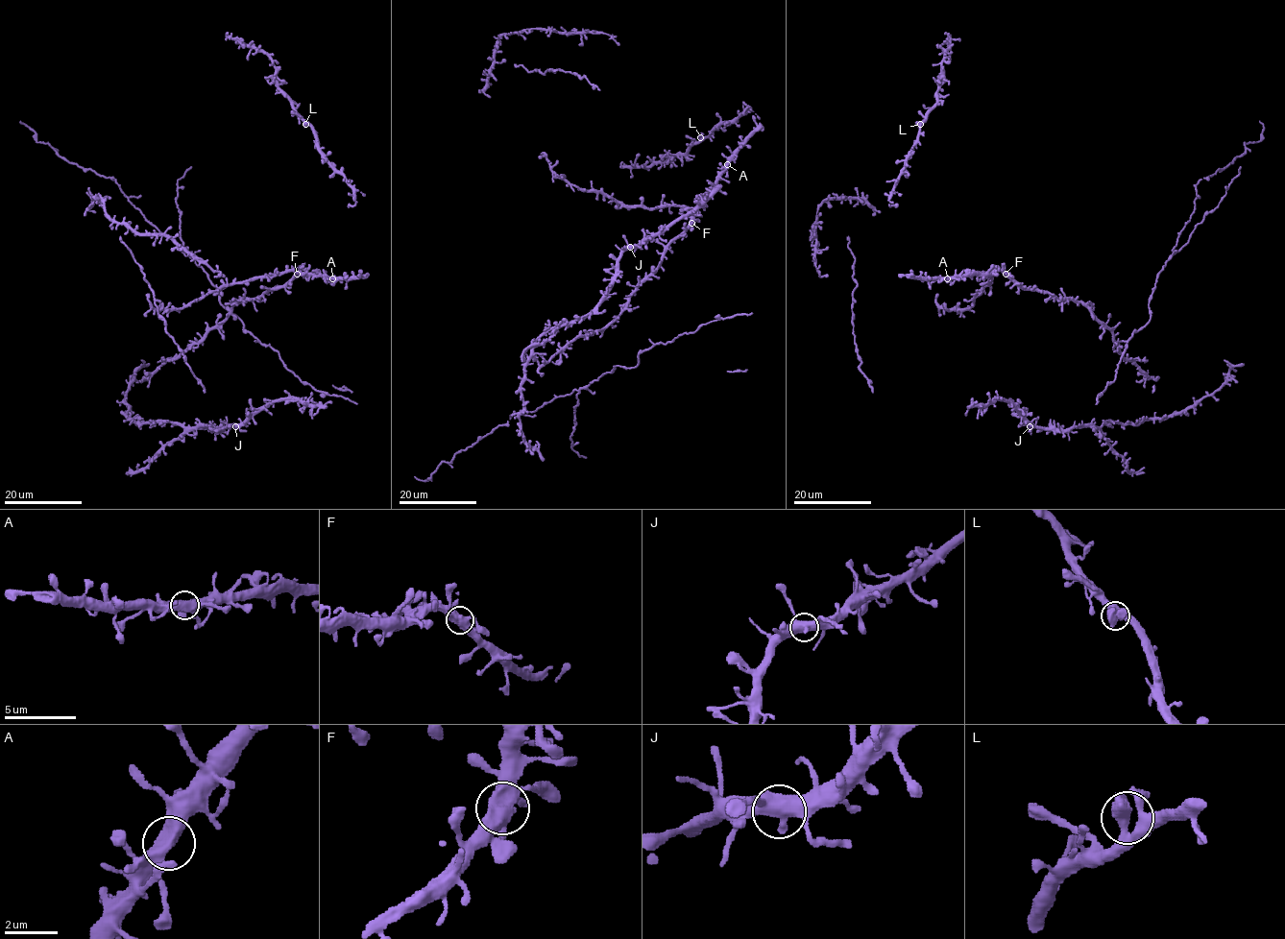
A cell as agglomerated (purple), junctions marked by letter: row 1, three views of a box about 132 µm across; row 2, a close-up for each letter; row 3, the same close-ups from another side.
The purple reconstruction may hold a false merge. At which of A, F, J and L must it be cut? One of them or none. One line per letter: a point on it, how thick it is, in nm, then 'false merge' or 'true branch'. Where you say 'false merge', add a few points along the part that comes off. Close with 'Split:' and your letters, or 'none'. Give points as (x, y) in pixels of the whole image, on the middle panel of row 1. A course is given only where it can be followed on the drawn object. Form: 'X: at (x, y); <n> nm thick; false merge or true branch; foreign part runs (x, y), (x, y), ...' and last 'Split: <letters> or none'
A: at (727, 164); 550 nm thick; true branch
F: at (691, 223); 600 nm thick; true branch
J: at (630, 247); 480 nm thick; true branch
L: at (700, 137); 550 nm thick; true branch
Split: none

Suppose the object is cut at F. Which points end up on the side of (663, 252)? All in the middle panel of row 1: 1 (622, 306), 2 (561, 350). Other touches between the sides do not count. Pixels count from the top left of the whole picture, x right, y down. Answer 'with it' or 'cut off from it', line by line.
1: with it
2: with it

